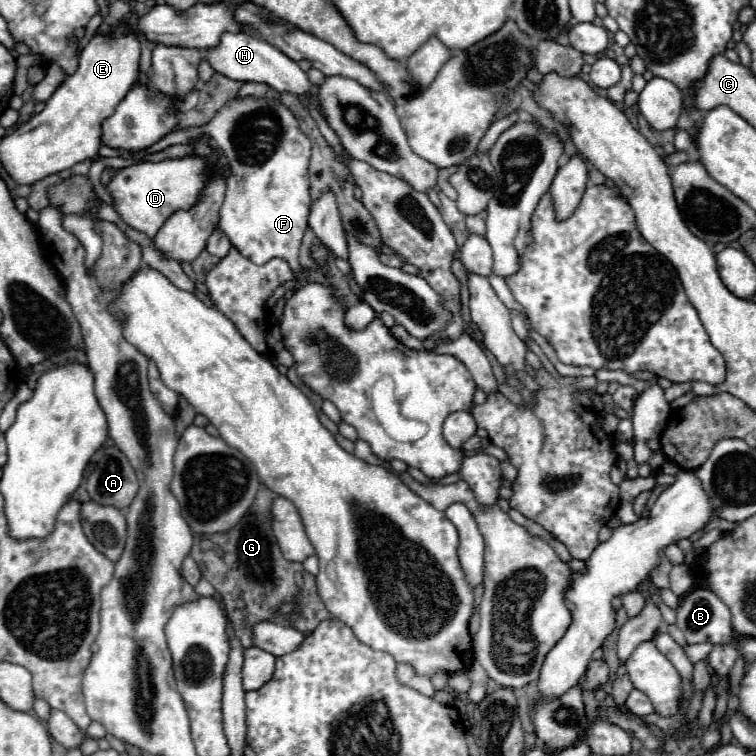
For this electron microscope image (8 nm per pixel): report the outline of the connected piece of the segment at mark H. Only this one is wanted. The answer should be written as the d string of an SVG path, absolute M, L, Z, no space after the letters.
M224 33L220 45L214 49L208 49L206 59L218 73L228 75L228 79L236 79L236 81L244 81L244 83L248 83L248 81L266 83L268 87L276 89L278 93L296 95L306 109L314 105L322 113L322 105L318 103L318 85L310 83L308 75L286 53L282 53L280 49L276 49L274 45L266 43L264 39L260 39L252 33Z

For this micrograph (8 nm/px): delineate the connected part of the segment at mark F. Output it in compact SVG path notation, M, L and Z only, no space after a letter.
M246 97L242 101L234 99L218 115L198 129L212 137L214 145L220 147L230 161L230 179L226 179L226 197L220 207L220 219L216 229L222 231L230 243L240 251L240 255L248 257L256 265L264 265L274 257L282 257L290 263L294 273L298 275L298 249L302 237L308 229L310 215L310 181L308 181L308 159L310 159L310 141L300 131L298 121L290 113L286 105L282 105L274 97L252 99Z

